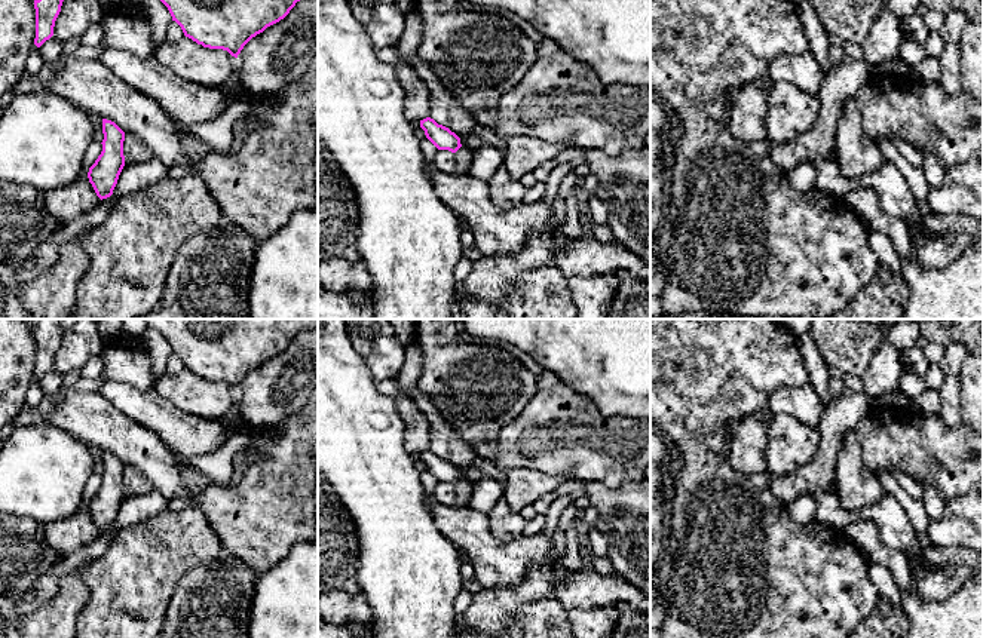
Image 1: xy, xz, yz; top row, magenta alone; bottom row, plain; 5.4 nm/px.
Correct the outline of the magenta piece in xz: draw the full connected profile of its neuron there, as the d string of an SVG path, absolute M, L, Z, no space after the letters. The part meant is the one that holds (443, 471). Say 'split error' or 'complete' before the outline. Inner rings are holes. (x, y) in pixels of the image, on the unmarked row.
split error; M426 450L420 453L420 460L425 463L426 470L438 481L448 482L456 490L456 507L468 509L472 487L462 479L460 470L448 460L438 457L434 451Z

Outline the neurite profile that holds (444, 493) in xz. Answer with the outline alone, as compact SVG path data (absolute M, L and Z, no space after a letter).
M438 482L435 487L434 497L441 504L454 506L456 504L454 485L448 484L448 482Z

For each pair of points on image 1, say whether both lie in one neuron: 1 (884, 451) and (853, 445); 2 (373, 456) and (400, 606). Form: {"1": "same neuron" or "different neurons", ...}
{"1": "different neurons", "2": "same neuron"}

